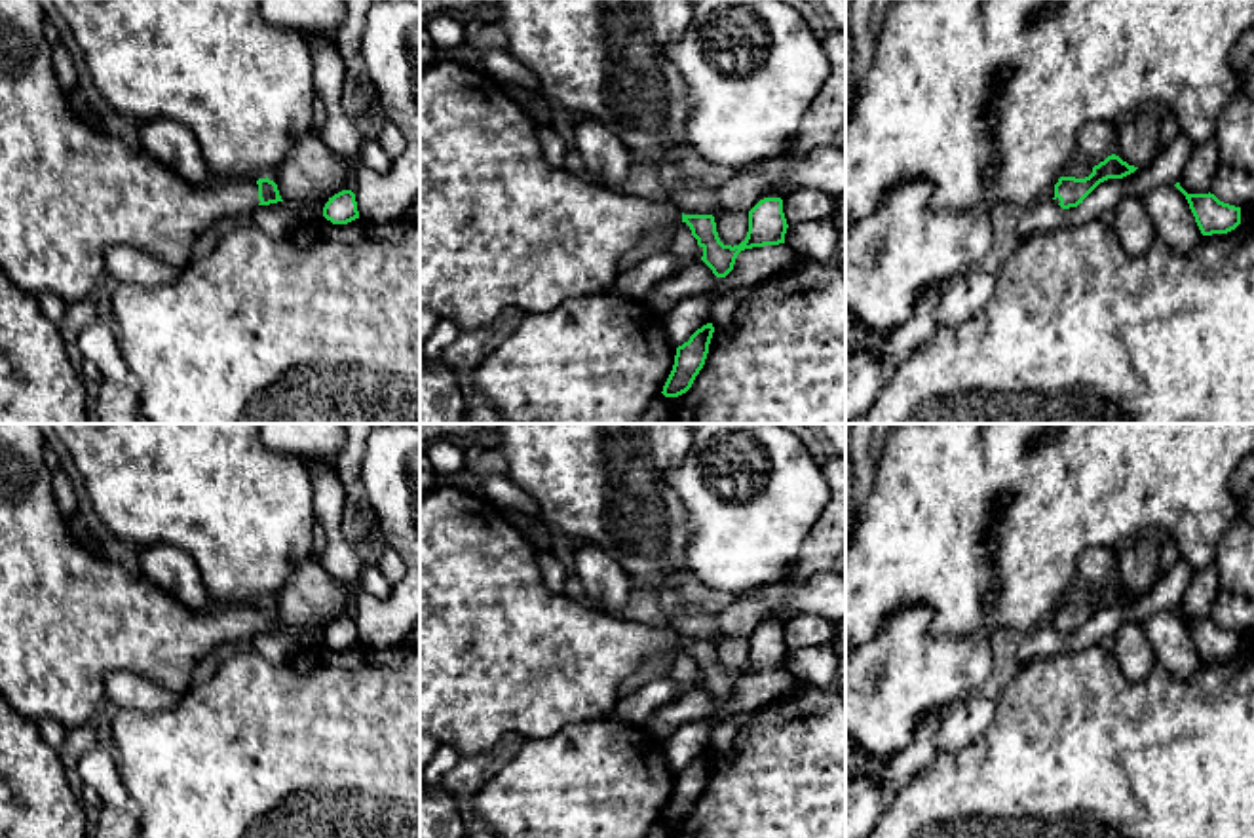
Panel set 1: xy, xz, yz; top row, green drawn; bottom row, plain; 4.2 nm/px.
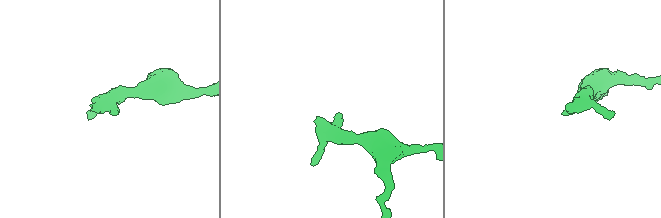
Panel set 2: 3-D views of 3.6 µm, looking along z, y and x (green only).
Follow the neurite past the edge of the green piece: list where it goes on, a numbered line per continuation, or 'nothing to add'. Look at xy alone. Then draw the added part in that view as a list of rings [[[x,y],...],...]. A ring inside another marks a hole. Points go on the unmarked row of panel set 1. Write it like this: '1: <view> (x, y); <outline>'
1: xy (69, 616); [[[0,424],[0,694],[17,714],[36,722],[53,716],[66,728],[95,716],[106,701],[104,678],[114,671],[135,673],[184,695],[192,686],[192,671],[205,654],[226,642],[249,642],[258,633],[256,606],[211,602],[207,610],[194,612],[142,574],[127,572],[86,549],[59,511],[44,450],[46,439],[38,424]]]

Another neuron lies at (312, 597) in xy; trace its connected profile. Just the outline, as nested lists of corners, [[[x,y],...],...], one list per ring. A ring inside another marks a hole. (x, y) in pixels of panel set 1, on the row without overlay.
[[[310,557],[296,564],[291,581],[274,599],[285,629],[296,633],[314,625],[323,640],[325,629],[334,619],[355,616],[355,593],[355,587],[332,580],[317,557]]]

